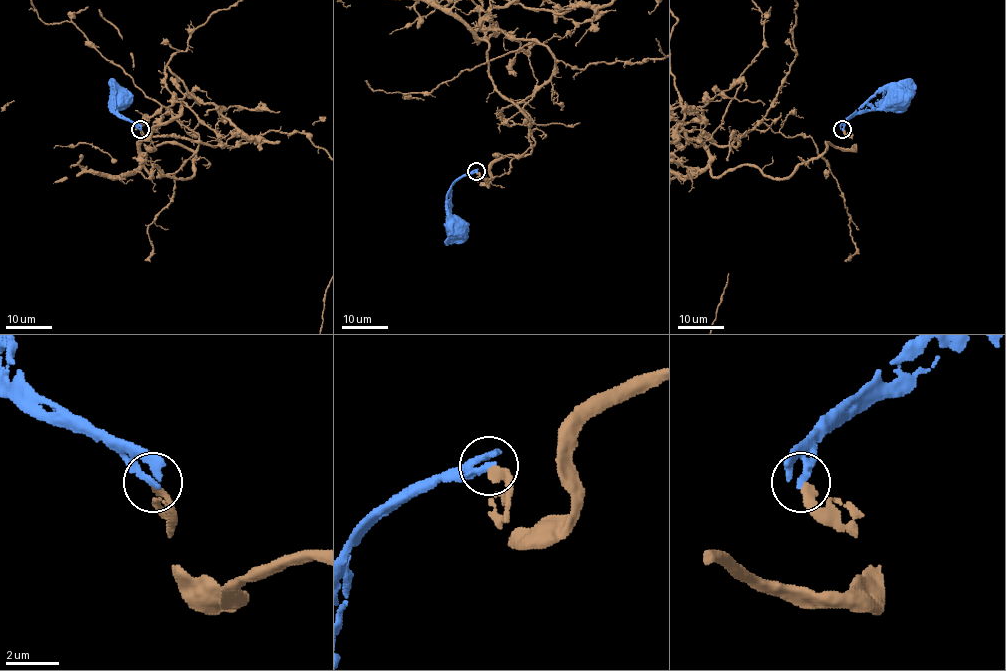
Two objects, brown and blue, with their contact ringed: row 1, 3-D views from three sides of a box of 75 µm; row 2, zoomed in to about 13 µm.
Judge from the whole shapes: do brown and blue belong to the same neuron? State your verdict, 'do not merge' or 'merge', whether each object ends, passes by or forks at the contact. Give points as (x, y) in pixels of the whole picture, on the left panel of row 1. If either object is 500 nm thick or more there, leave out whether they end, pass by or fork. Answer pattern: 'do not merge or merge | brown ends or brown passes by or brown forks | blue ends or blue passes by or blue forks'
do not merge | brown ends | blue ends

